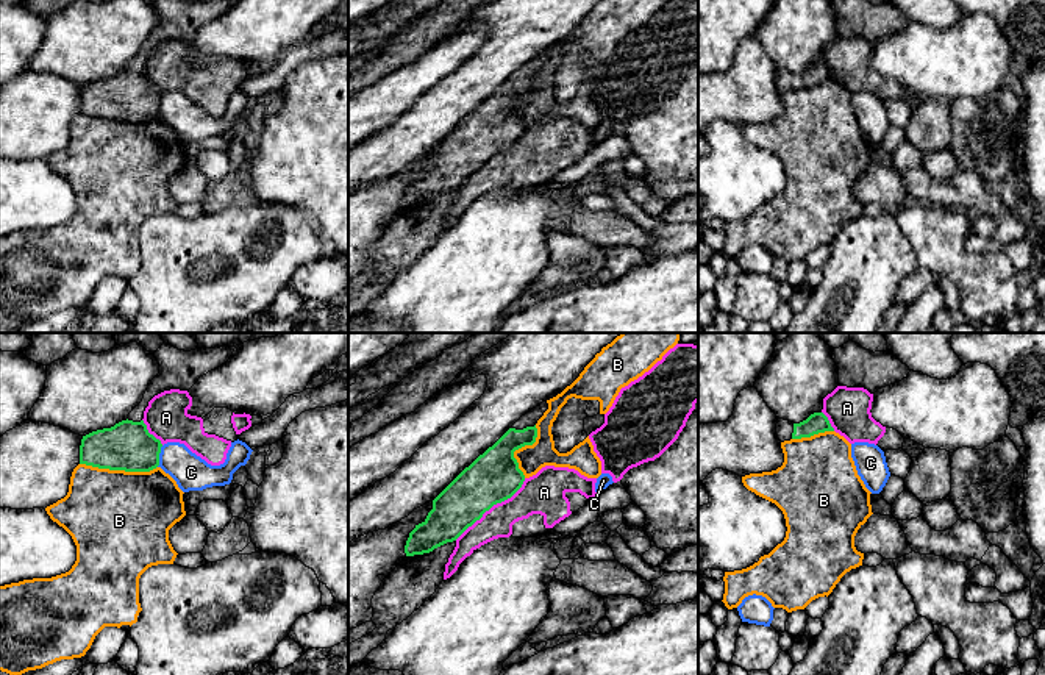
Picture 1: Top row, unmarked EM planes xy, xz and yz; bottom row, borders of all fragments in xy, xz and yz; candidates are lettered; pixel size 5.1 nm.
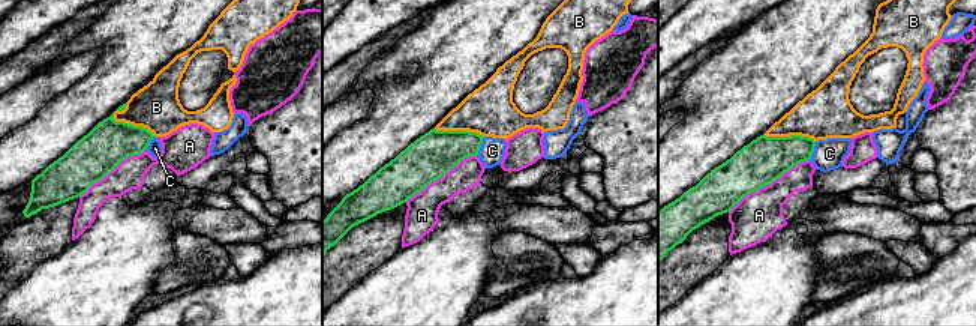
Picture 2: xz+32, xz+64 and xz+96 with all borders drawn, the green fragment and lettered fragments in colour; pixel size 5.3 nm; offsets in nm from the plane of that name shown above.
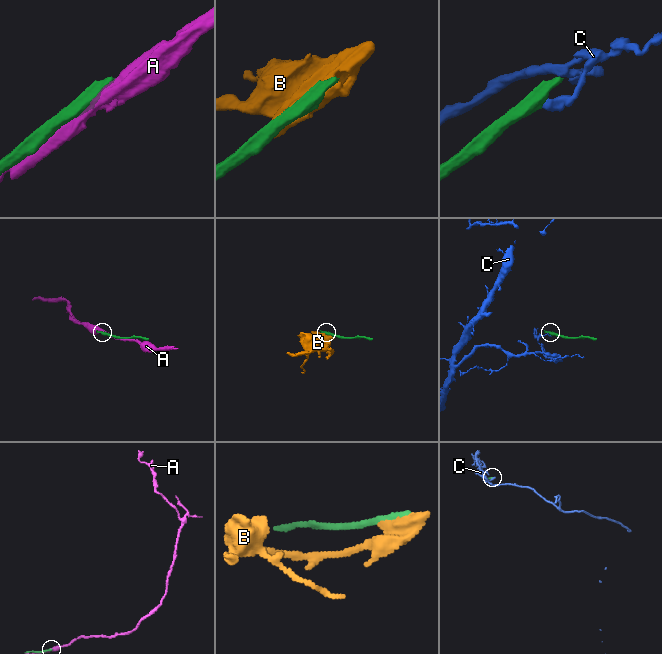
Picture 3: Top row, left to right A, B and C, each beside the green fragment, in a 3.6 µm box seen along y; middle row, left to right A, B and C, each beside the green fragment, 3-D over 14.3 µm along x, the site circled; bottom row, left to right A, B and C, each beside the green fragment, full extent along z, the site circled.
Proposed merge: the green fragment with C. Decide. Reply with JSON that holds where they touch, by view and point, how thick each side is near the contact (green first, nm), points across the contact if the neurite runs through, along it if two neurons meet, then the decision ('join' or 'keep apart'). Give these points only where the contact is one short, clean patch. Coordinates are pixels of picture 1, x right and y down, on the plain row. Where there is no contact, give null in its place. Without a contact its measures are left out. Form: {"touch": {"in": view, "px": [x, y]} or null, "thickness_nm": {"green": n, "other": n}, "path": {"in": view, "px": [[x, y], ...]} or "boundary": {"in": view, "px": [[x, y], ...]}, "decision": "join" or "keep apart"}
{"touch": {"in": "xy", "px": [158, 107]}, "thickness_nm": {"green": 260, "other": 180}, "boundary": {"in": "xy", "px": [[163, 96], [156, 116]]}, "decision": "keep apart"}

